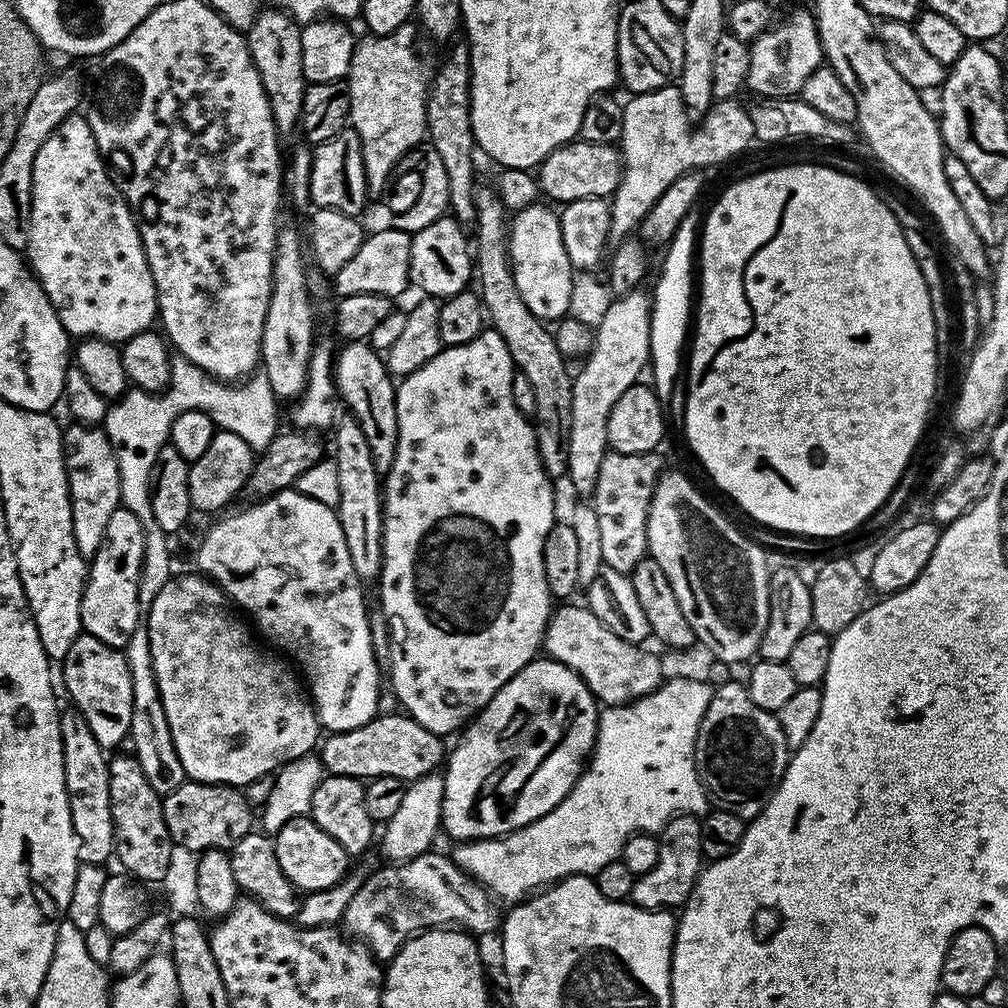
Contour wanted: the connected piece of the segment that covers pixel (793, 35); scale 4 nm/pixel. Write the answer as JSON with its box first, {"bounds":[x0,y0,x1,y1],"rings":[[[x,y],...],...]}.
{"bounds":[747,11,825,98],"rings":[[[811,11],[792,12],[784,21],[777,23],[750,44],[750,70],[748,71],[747,87],[753,88],[760,98],[792,98],[802,90],[806,78],[814,74],[814,70],[825,63],[824,51],[818,38],[816,17]]]}

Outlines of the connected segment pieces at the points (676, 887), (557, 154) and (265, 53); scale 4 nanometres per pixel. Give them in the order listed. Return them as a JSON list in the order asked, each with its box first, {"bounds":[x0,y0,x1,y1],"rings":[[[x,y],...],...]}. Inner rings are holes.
[{"bounds":[630,814,702,912],"rings":[[[687,814],[675,816],[659,833],[658,839],[660,842],[658,862],[654,862],[654,866],[646,870],[646,874],[636,877],[630,900],[631,903],[651,912],[659,908],[680,910],[690,898],[696,880],[700,876],[702,867],[700,821],[697,817]]]},{"bounds":[538,138,624,206],"rings":[[[579,138],[568,144],[562,144],[555,148],[551,154],[538,166],[538,188],[552,200],[557,200],[557,205],[563,206],[574,202],[578,198],[594,198],[602,196],[611,197],[616,191],[621,174],[624,173],[624,162],[620,158],[620,149],[616,144],[599,144],[598,142],[586,142]]]},{"bounds":[246,7,306,138],"rings":[[[277,7],[267,8],[256,13],[256,21],[246,30],[246,39],[254,66],[262,78],[264,93],[270,102],[276,131],[281,137],[287,138],[292,131],[297,131],[306,87],[302,70],[301,25]]]}]

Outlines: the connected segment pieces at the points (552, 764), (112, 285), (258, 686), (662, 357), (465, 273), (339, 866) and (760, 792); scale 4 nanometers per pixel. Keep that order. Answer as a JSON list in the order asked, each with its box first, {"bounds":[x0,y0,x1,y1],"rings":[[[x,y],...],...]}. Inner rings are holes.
[{"bounds":[440,658,598,842],"rings":[[[537,658],[531,660],[526,666],[522,666],[522,670],[518,670],[518,674],[514,674],[514,678],[510,678],[510,682],[506,682],[506,686],[502,686],[502,690],[498,690],[498,694],[494,694],[494,698],[490,698],[488,705],[481,712],[477,712],[471,723],[463,729],[464,737],[457,742],[456,749],[453,752],[451,749],[447,753],[446,767],[442,772],[444,797],[440,799],[440,823],[443,831],[449,832],[454,838],[453,841],[456,842],[493,840],[496,836],[507,836],[518,828],[525,828],[530,822],[554,810],[554,806],[558,806],[558,802],[562,802],[568,791],[576,785],[576,779],[580,777],[580,773],[586,767],[586,761],[591,757],[592,749],[596,746],[597,723],[598,701],[586,686],[584,679],[574,670],[570,670],[570,666],[562,666],[562,662],[547,658]]]},{"bounds":[26,114,158,342],"rings":[[[80,114],[66,117],[57,126],[55,132],[50,134],[50,138],[46,138],[46,142],[42,142],[42,150],[38,150],[38,158],[34,158],[34,186],[32,187],[32,213],[30,214],[32,225],[30,226],[30,242],[26,249],[26,259],[32,271],[35,272],[36,279],[44,287],[46,298],[50,298],[50,302],[54,306],[62,326],[68,331],[69,337],[87,338],[97,336],[103,340],[123,342],[134,338],[134,334],[149,331],[157,319],[158,309],[156,307],[154,278],[150,274],[150,266],[146,262],[146,254],[140,241],[140,226],[137,217],[134,215],[127,199],[122,195],[121,189],[119,192],[112,185],[112,180],[108,177],[107,170],[104,169],[103,159],[105,160],[105,157],[102,155],[99,146],[96,145],[96,139],[90,130],[87,119],[83,115],[80,116]]]},{"bounds":[146,574,322,786],"rings":[[[203,574],[191,575],[192,576],[173,575],[172,579],[166,582],[166,586],[162,586],[162,591],[159,592],[158,598],[154,598],[154,602],[150,606],[146,617],[148,637],[150,638],[150,658],[154,666],[156,685],[160,691],[162,706],[166,710],[166,722],[170,726],[174,750],[182,762],[185,777],[187,777],[189,781],[202,784],[243,786],[255,780],[260,780],[263,776],[275,773],[283,764],[289,764],[292,760],[297,760],[298,758],[309,755],[309,753],[317,747],[318,741],[322,736],[320,720],[316,717],[316,709],[311,699],[302,691],[301,677],[297,675],[295,671],[292,673],[291,670],[284,665],[285,657],[277,654],[275,651],[269,650],[259,639],[256,639],[257,641],[252,640],[253,629],[249,627],[247,623],[244,625],[243,622],[239,620],[241,617],[234,611],[233,605],[218,585],[212,583],[212,581]]]},{"bounds":[650,211,700,406],"rings":[[[689,211],[683,218],[673,239],[667,245],[667,254],[662,264],[655,290],[652,290],[653,309],[651,320],[651,354],[650,373],[654,376],[652,381],[656,396],[662,406],[668,405],[672,398],[672,388],[678,370],[682,368],[684,353],[692,318],[690,300],[694,298],[694,257],[696,254],[696,235],[700,222],[699,215]]]},{"bounds":[408,214,474,298],"rings":[[[445,214],[430,222],[430,226],[412,233],[408,279],[413,289],[421,288],[428,298],[447,298],[469,287],[474,276],[474,252],[464,228],[455,216]]]},{"bounds":[274,816,350,893],"rings":[[[300,816],[296,820],[286,822],[282,830],[274,833],[274,843],[278,854],[278,866],[282,868],[282,874],[286,876],[301,893],[321,892],[330,886],[340,883],[349,875],[350,857],[326,830],[322,830],[308,816]]]},{"bounds":[696,681,790,816],"rings":[[[741,681],[717,683],[696,739],[696,773],[709,797],[730,814],[757,816],[784,777],[789,759],[790,749],[779,715],[756,705]]]}]

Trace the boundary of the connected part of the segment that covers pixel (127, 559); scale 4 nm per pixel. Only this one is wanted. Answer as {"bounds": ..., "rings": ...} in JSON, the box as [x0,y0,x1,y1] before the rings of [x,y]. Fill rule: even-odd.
{"bounds":[81,506,144,649],"rings":[[[123,506],[110,514],[102,546],[90,557],[82,594],[81,629],[111,648],[127,649],[142,617],[138,614],[138,578],[144,557],[144,531],[138,518]]]}

